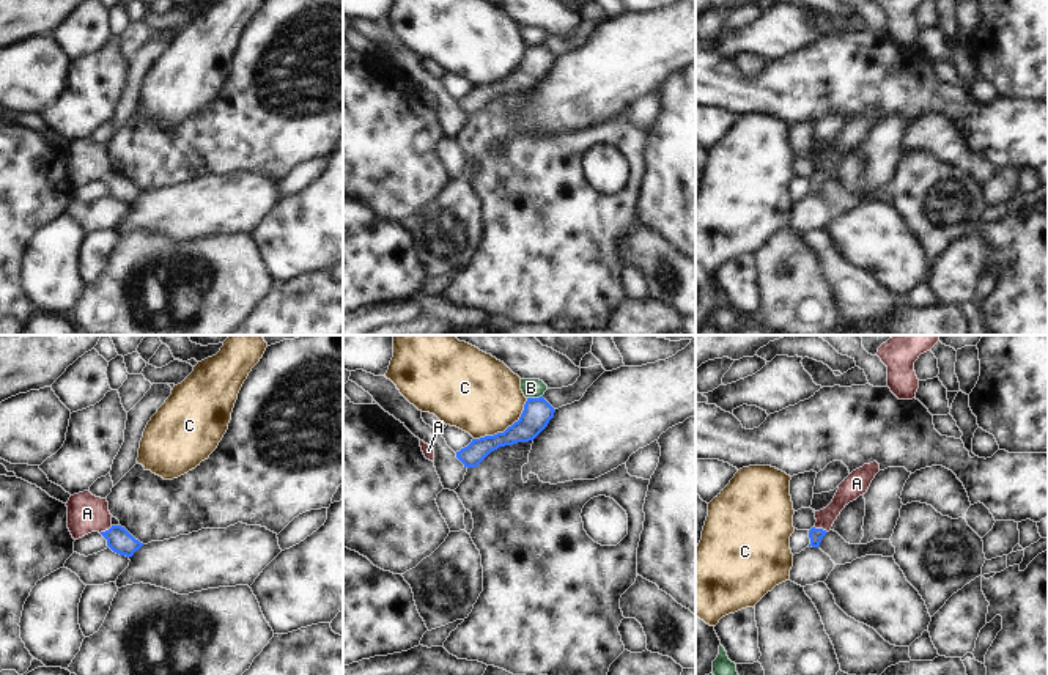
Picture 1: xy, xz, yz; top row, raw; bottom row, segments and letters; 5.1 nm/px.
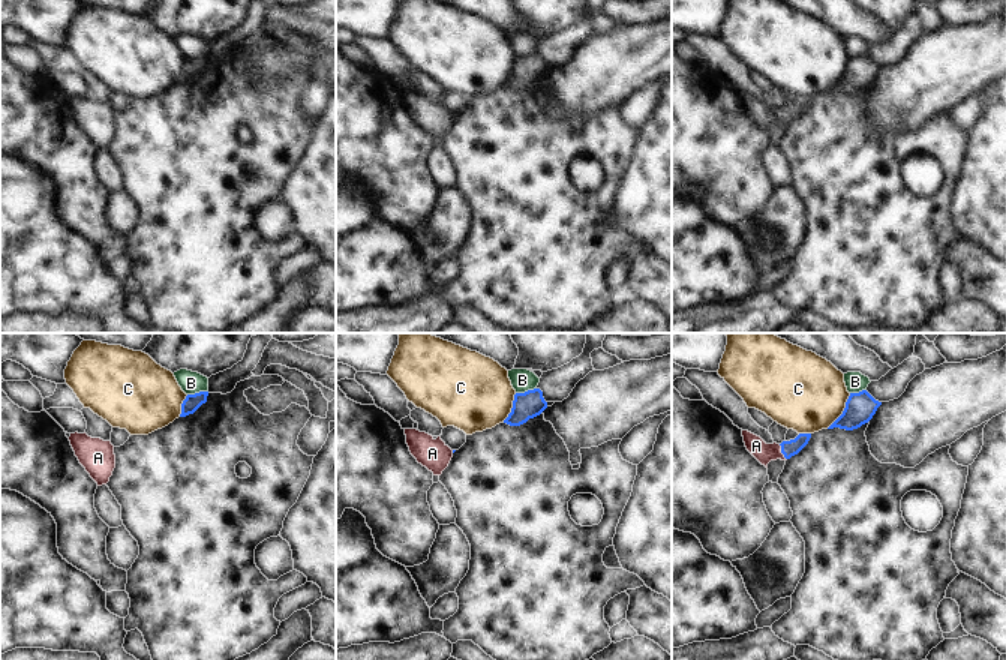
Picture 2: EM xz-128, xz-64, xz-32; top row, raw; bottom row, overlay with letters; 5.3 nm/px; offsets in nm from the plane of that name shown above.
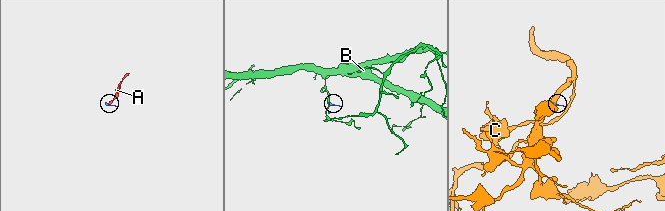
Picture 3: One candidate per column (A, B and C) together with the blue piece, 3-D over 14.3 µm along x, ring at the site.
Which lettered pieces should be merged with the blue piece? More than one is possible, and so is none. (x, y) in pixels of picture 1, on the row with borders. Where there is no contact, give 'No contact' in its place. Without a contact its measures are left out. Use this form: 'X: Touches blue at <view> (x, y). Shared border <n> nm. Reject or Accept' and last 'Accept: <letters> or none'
A: Touches blue at yz (820, 529). Shared border 80 nm. Accept
B: Touches blue at xz (534, 398). Shared border 80 nm. Reject
C: Touches blue at xz (507, 428). Shared border 360 nm. Reject
Accept: A

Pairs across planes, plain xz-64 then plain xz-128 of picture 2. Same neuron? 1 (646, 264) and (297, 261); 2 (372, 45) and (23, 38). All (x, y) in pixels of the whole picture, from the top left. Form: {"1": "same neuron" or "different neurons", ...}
{"1": "different neurons", "2": "different neurons"}

